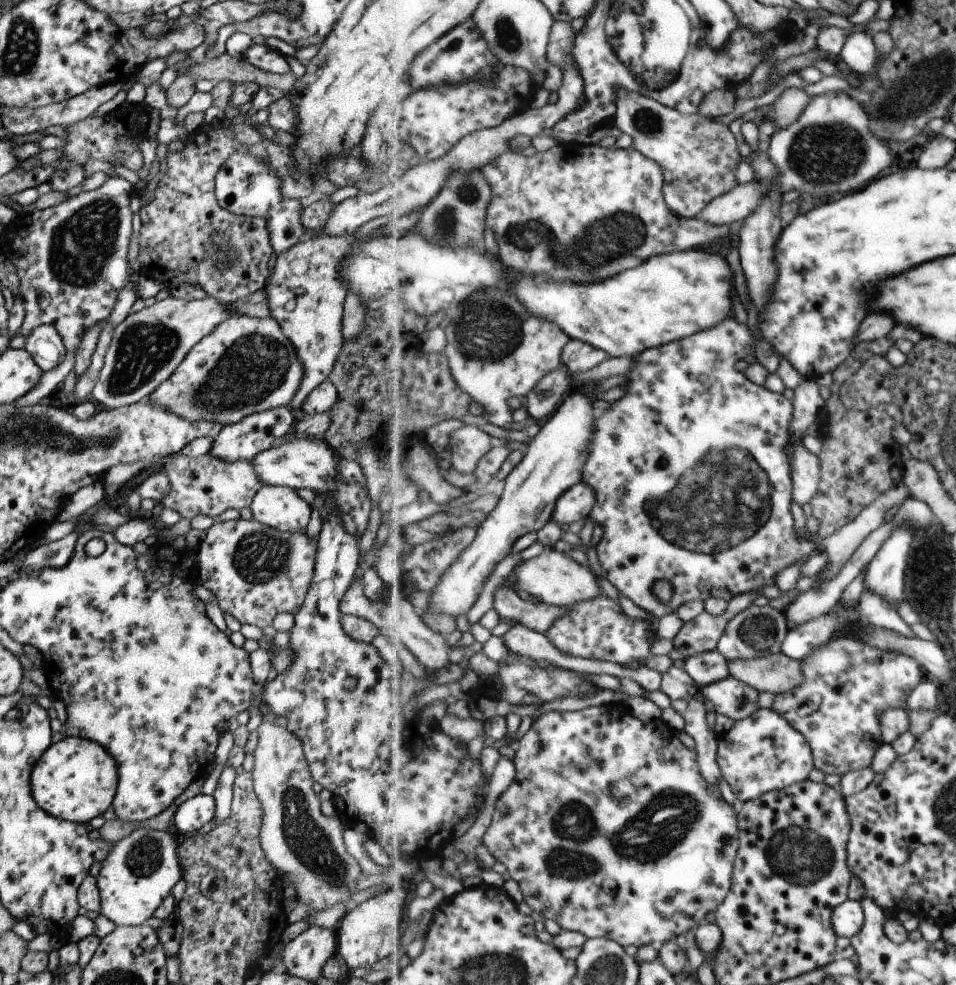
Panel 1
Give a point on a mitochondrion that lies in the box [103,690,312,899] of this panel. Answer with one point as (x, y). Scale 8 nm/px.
(144, 858)

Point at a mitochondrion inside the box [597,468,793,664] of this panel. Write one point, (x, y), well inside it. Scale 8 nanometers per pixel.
(758, 633)

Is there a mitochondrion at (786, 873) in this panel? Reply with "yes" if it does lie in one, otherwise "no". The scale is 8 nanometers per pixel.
no

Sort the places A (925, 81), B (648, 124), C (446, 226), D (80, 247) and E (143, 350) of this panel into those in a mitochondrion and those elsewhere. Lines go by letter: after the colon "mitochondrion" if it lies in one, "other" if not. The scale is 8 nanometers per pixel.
A: mitochondrion
B: mitochondrion
C: mitochondrion
D: mitochondrion
E: mitochondrion

